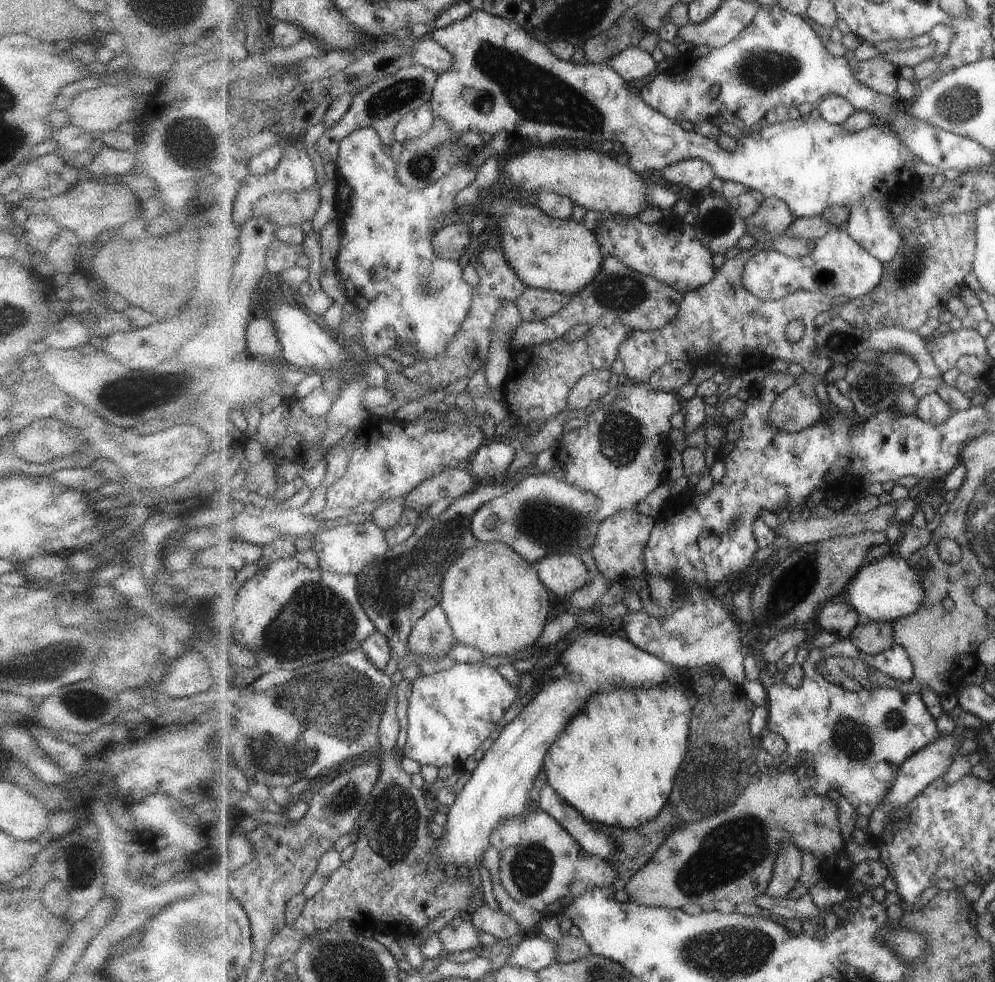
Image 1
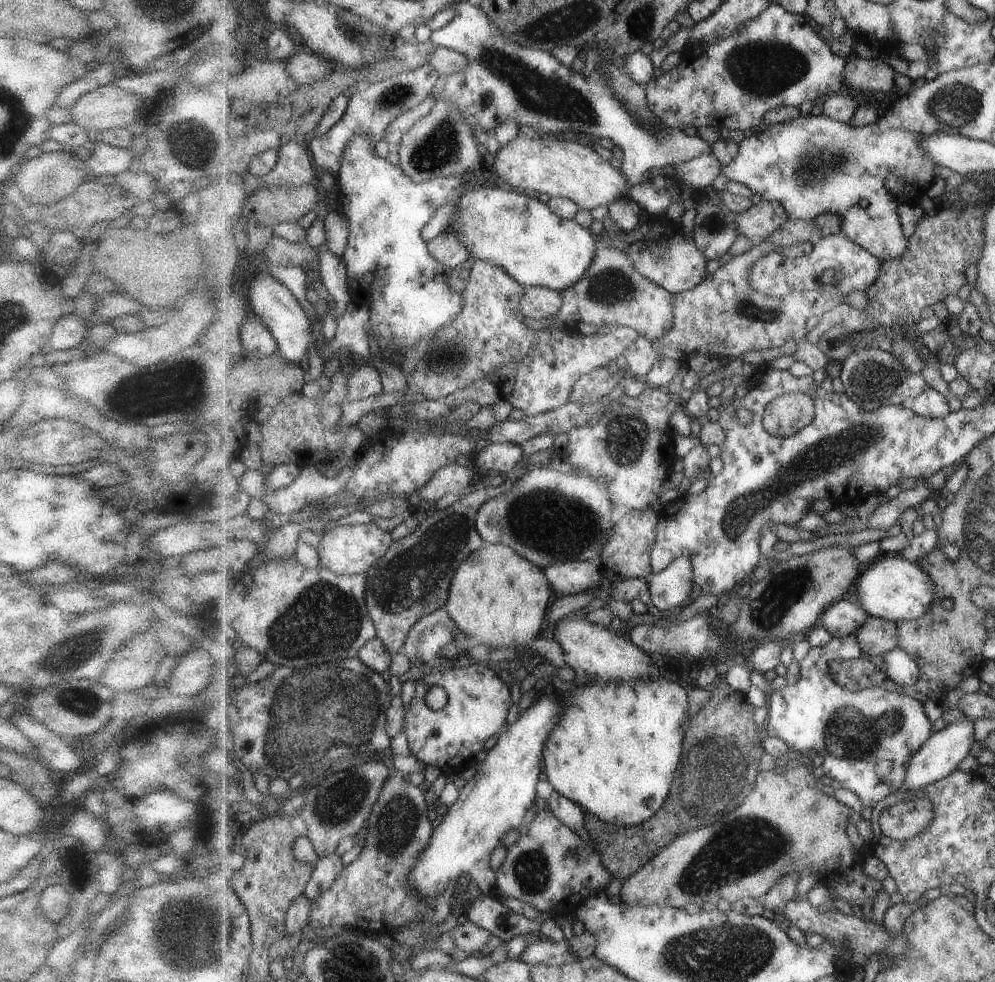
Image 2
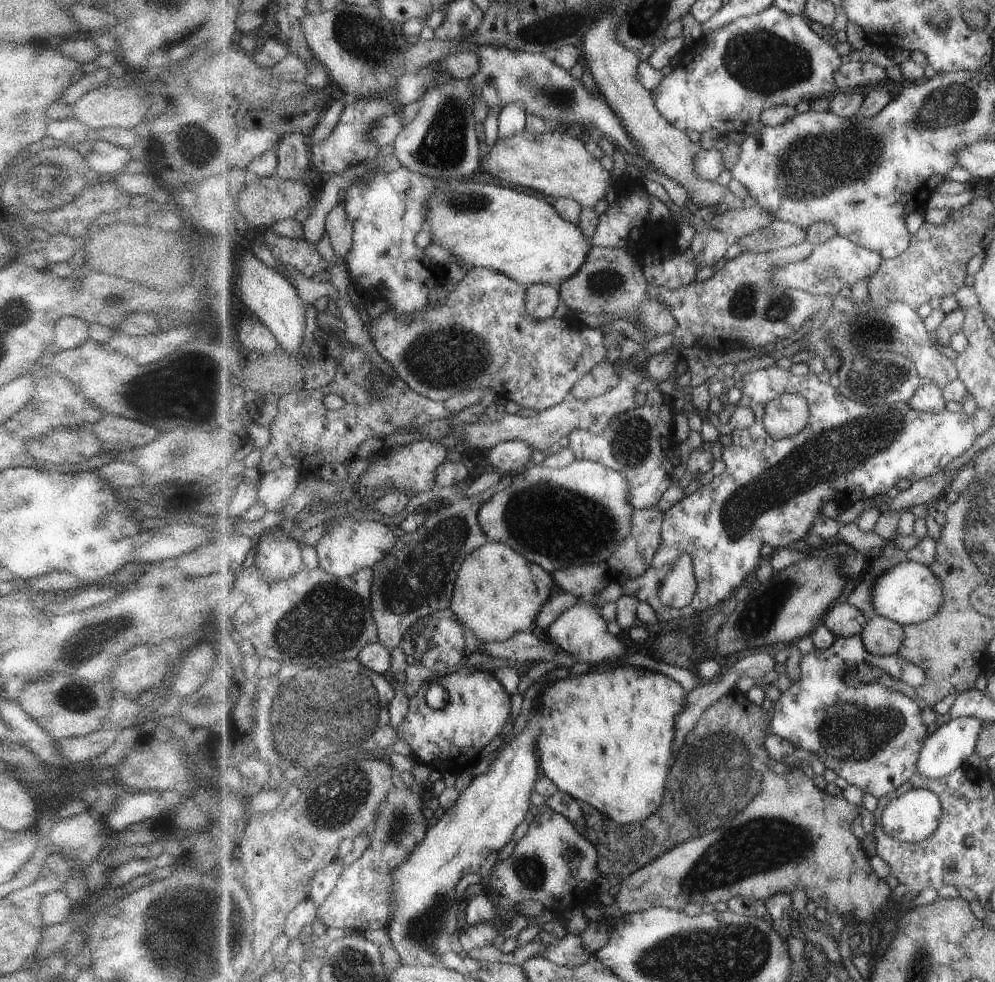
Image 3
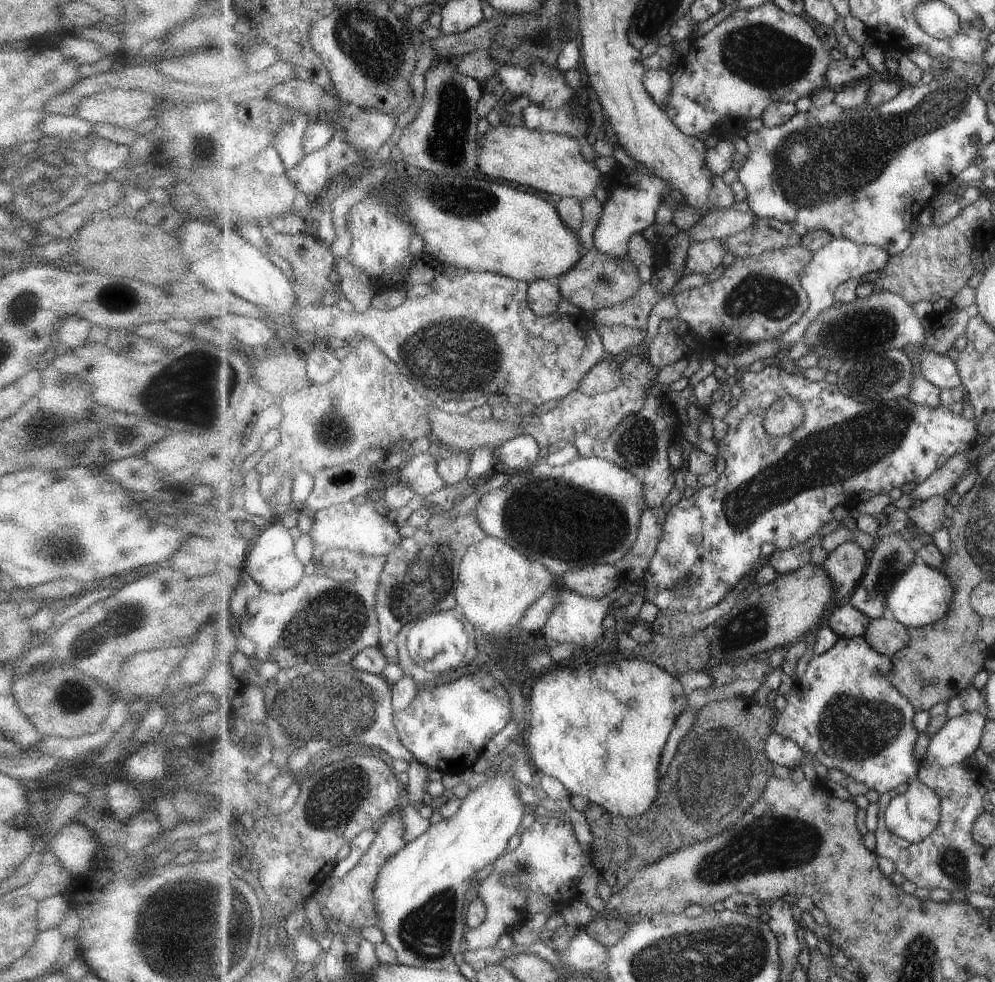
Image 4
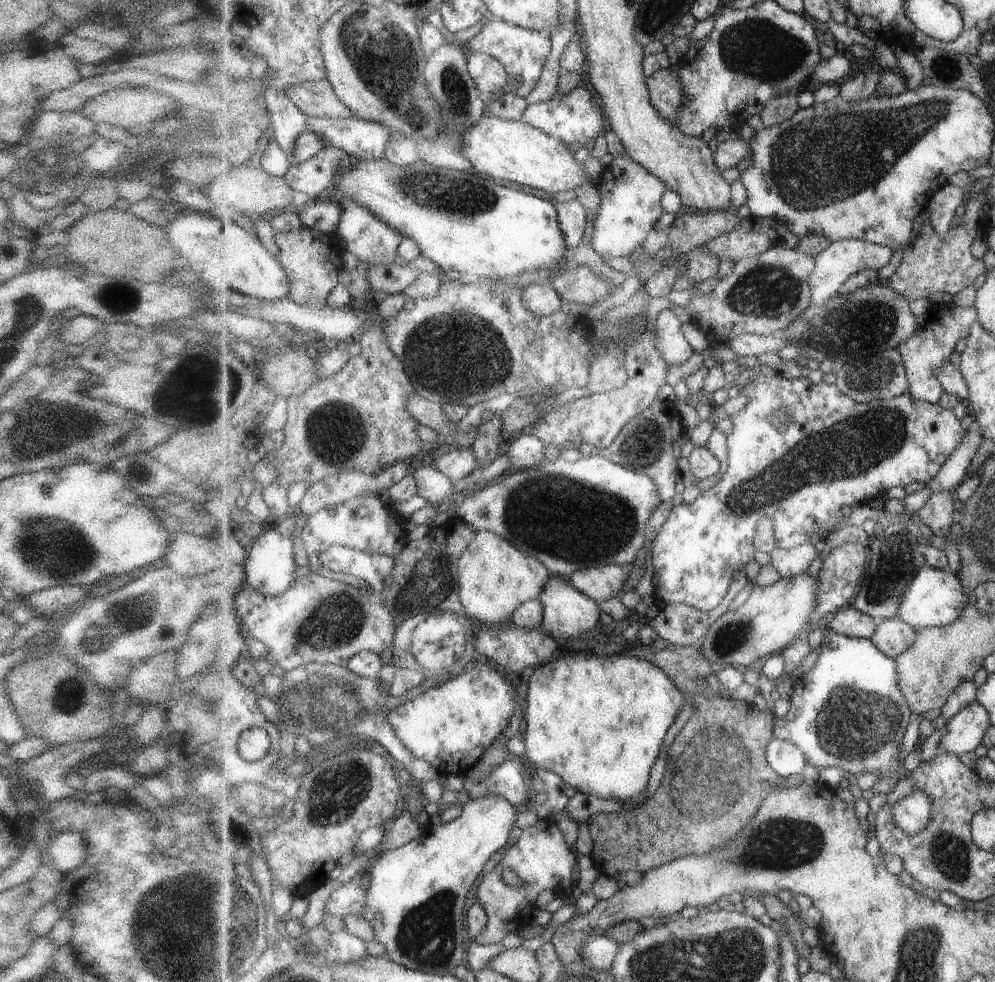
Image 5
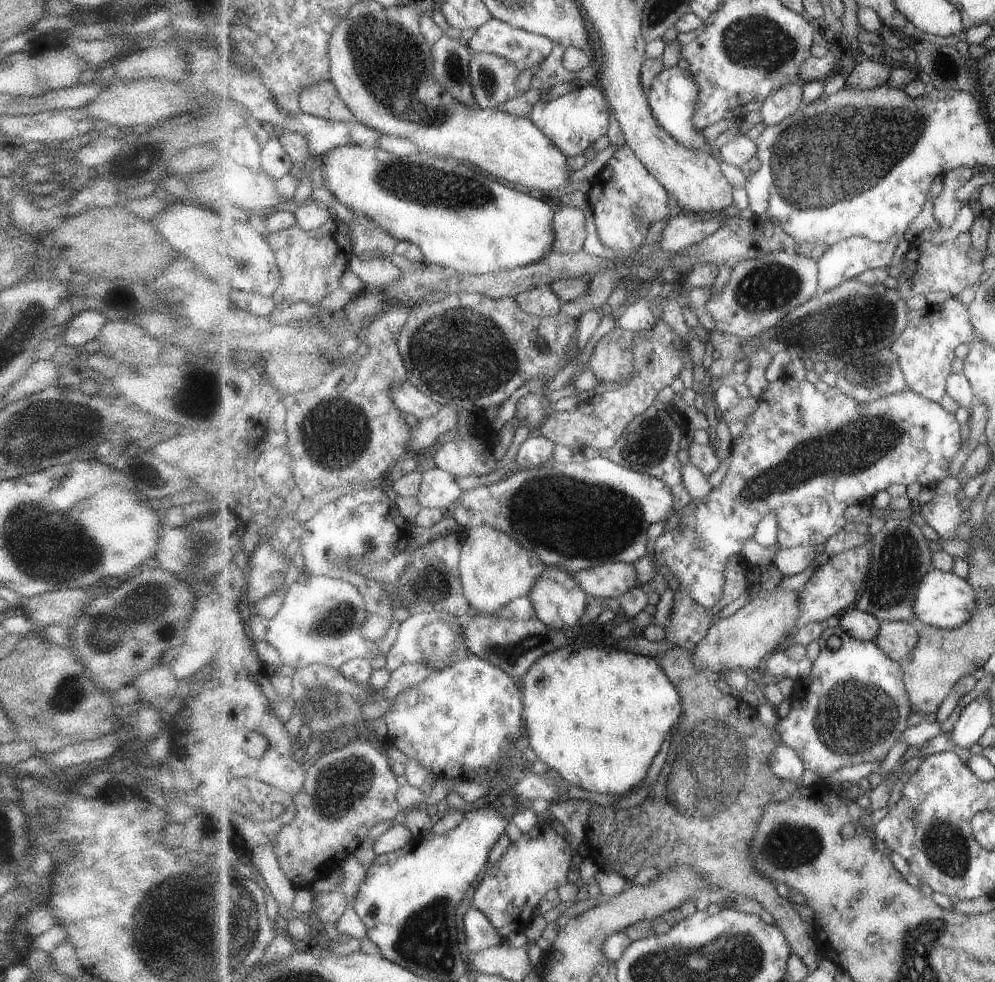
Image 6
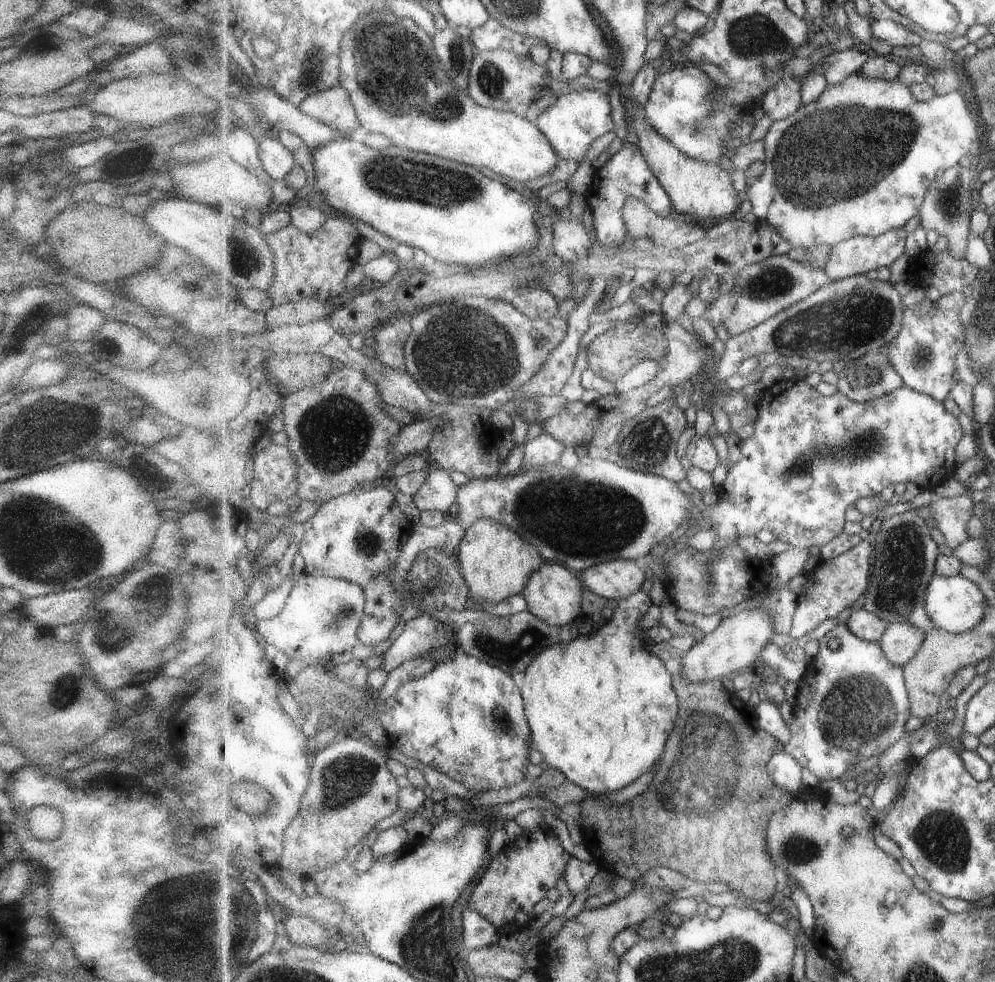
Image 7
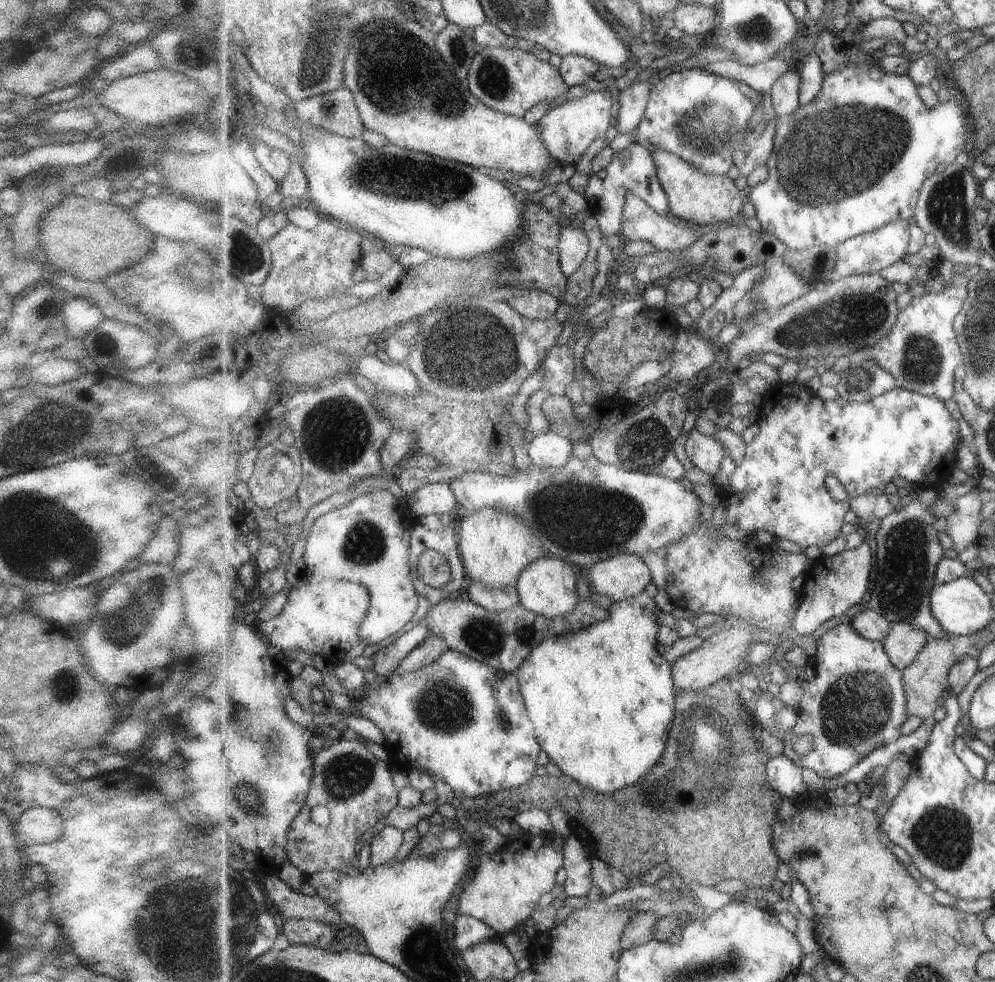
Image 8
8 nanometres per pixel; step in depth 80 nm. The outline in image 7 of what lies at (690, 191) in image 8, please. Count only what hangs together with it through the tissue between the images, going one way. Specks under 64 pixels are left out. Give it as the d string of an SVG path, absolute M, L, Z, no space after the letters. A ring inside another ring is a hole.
M638 107L625 109L625 119L627 117L634 118L634 124L629 126L628 139L632 139L641 147L643 154L647 157L648 165L671 197L675 215L683 212L683 214L691 214L694 218L723 218L739 210L747 195L744 192L735 191L730 172L718 164L694 159L675 148L648 125L644 109Z

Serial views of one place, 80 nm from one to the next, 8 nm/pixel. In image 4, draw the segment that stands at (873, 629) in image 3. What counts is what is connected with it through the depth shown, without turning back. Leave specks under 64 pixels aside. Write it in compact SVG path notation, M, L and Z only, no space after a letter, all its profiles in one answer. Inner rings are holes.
M889 616L881 619L872 619L869 631L865 632L867 644L877 650L879 654L889 657L897 655L897 652L908 647L911 634L908 627Z

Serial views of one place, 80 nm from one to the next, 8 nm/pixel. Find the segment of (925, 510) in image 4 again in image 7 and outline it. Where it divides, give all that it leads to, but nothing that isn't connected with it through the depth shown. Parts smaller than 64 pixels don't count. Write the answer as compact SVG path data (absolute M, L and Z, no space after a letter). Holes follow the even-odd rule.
M965 493L956 497L938 496L929 507L932 508L931 518L937 523L938 530L943 534L947 546L955 549L969 539L967 527L975 515L973 508L979 495Z

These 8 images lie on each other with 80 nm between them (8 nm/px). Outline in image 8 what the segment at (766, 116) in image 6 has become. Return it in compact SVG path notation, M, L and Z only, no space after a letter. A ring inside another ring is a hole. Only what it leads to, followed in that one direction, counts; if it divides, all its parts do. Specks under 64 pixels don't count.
M790 69L774 82L770 94L774 114L777 117L793 114L801 106L799 84L801 84L799 71L793 72Z

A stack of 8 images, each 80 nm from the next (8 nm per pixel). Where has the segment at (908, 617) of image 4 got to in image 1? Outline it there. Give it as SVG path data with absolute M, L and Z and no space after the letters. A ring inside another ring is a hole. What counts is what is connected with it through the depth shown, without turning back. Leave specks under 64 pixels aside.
M896 552L863 566L848 584L842 599L851 603L866 620L894 623L920 610L926 599L926 588L912 564Z

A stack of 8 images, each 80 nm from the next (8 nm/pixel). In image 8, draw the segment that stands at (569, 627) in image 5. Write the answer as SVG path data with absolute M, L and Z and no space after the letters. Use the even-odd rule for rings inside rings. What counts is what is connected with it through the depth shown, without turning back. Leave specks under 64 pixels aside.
M547 554L545 558L536 560L533 566L529 566L523 572L516 587L520 594L521 604L527 610L550 619L559 619L569 614L579 604L580 599L577 595L577 581L579 580L572 564Z

